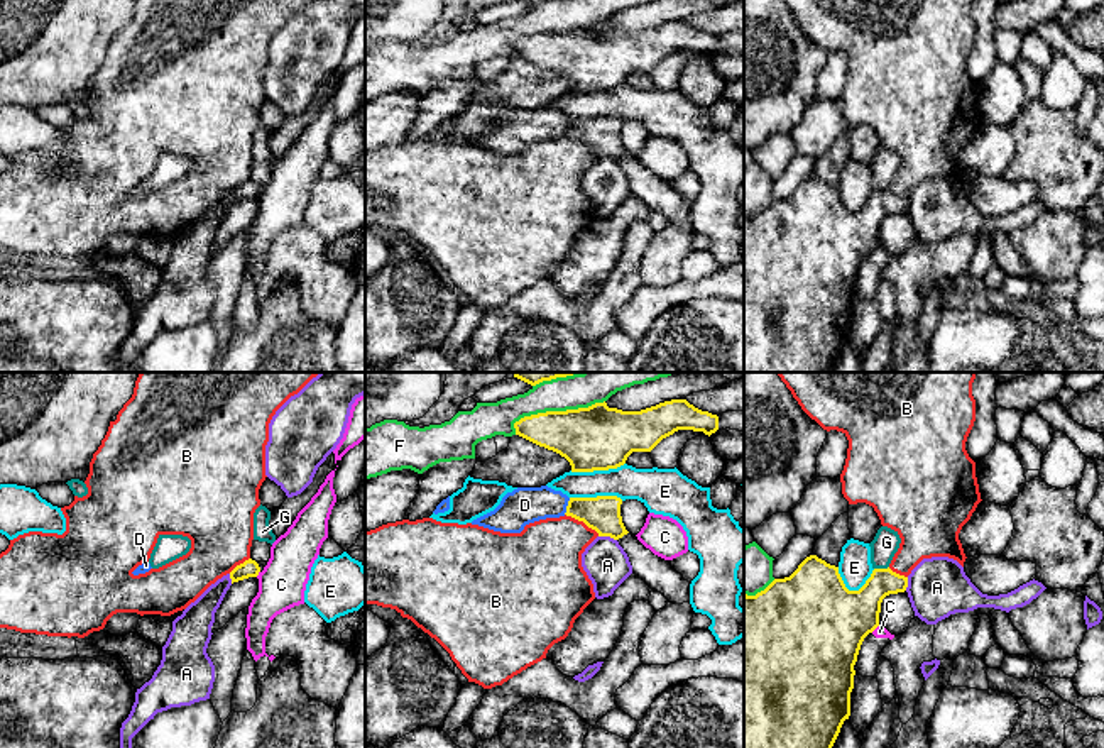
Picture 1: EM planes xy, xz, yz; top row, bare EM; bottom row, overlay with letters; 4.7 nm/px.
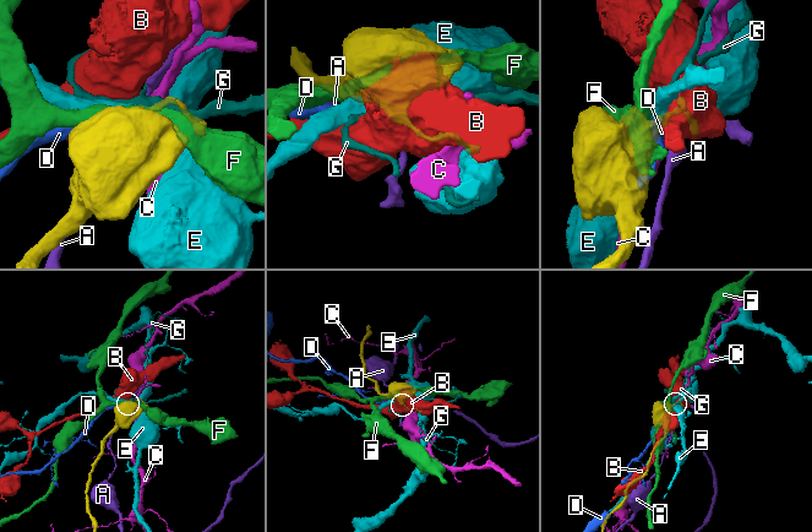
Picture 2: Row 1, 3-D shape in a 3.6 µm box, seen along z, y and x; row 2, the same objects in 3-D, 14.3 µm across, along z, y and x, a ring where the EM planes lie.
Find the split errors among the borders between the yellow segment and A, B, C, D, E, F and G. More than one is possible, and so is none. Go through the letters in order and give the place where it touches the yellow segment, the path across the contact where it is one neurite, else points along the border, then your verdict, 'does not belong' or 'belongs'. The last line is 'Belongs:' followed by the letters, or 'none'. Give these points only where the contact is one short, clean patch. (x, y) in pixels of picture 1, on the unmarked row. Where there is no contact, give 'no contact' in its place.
A: meets yellow in xz at (607, 156); border along xz (599, 156), (609, 156), (616, 161); does not belong
B: meets yellow in xz at (582, 141); border along xz (565, 134), (582, 141), (599, 156); does not belong
C: meets yellow in yz at (874, 249); does not belong
D: meets yellow in xz at (567, 127); border along xz (570, 119), (563, 134); does not belong
E: meets yellow in xz at (597, 90); does not belong
F: meets yellow in xz at (553, 32); does not belong
G: meets yellow in yz at (881, 190); border along yz (888, 186), (874, 190); does not belong
Belongs: none

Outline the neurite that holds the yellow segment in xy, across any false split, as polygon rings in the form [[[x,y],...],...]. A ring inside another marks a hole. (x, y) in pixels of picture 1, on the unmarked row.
[[[249,179],[243,184],[237,186],[232,193],[230,193],[230,200],[232,205],[249,200],[249,198],[257,198],[260,193],[260,188],[255,181]]]

